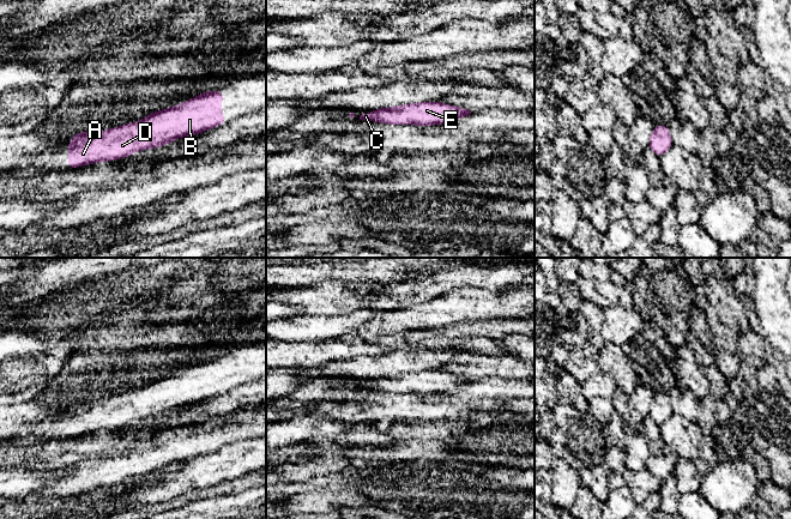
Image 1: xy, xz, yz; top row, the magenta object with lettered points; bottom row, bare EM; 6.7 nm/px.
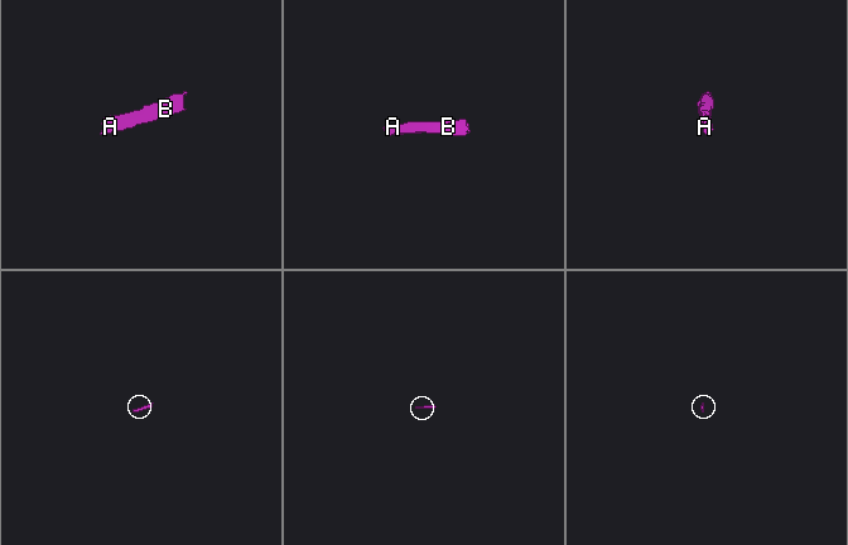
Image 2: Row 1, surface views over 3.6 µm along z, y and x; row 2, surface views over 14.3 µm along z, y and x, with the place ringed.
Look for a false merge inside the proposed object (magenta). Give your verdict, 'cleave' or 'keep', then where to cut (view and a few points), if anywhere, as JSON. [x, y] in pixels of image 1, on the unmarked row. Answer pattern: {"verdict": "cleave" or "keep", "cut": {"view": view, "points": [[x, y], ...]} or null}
{"verdict": "keep", "cut": null}

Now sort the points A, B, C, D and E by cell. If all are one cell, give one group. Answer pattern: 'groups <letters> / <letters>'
groups A B C D E

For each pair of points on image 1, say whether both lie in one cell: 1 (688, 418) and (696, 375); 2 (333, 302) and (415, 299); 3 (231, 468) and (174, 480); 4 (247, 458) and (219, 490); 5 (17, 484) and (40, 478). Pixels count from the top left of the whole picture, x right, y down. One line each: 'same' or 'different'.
1: different
2: same
3: same
4: different
5: same

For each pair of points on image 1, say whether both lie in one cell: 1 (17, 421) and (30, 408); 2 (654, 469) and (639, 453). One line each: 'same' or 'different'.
1: same
2: different

